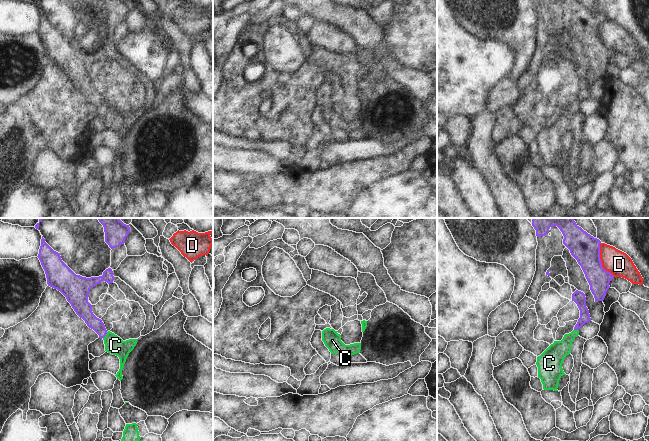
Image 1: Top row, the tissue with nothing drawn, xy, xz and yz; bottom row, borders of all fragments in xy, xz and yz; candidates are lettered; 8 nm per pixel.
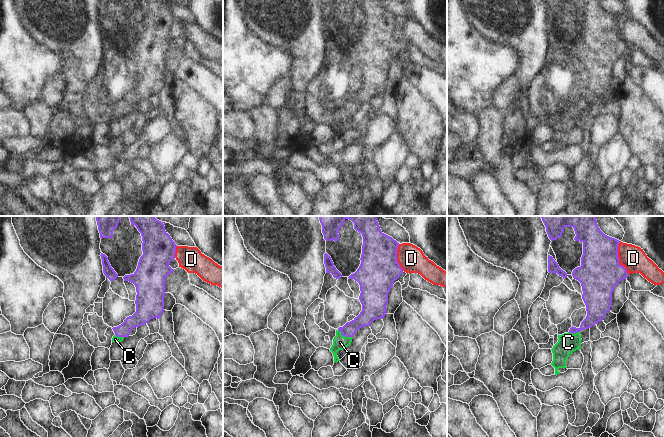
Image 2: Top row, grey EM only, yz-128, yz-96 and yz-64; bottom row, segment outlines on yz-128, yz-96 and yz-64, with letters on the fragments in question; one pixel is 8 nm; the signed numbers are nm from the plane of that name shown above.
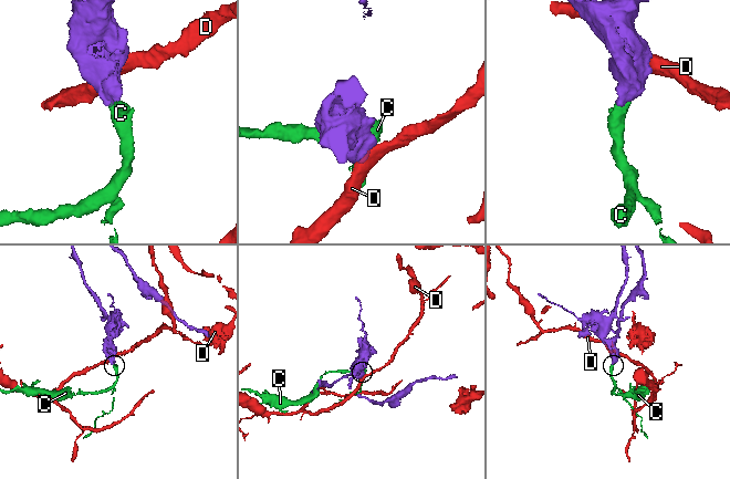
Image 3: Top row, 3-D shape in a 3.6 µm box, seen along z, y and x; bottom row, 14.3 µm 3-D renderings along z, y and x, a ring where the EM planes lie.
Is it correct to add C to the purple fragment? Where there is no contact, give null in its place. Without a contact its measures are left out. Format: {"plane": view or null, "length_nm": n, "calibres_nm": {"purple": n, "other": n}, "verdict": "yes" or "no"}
{"plane": "xy", "length_nm": 70, "calibres_nm": {"purple": 110, "other": 150}, "verdict": "yes"}

